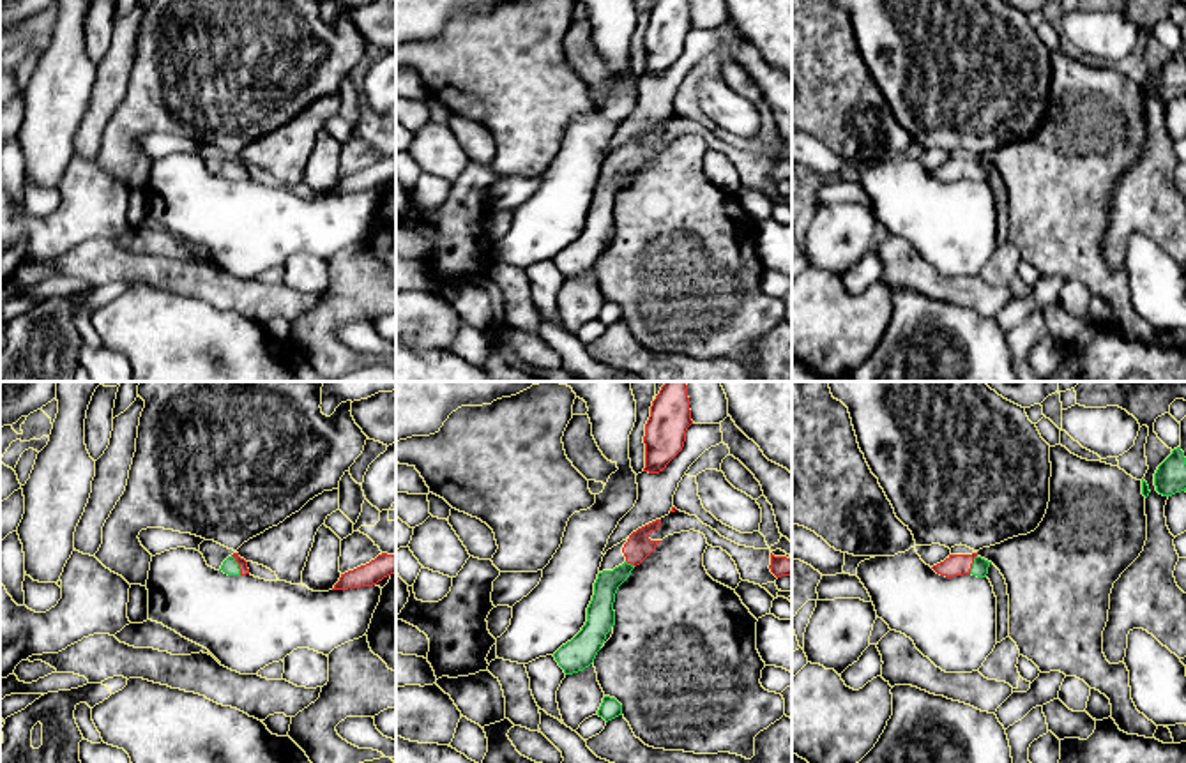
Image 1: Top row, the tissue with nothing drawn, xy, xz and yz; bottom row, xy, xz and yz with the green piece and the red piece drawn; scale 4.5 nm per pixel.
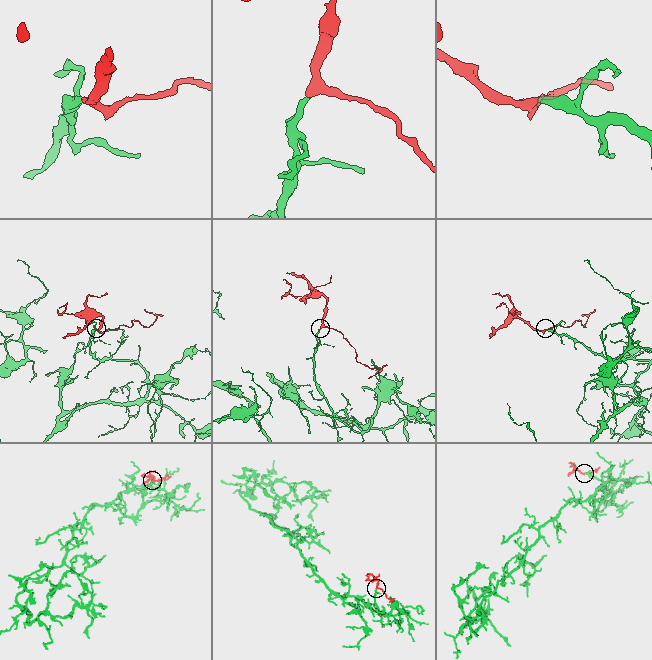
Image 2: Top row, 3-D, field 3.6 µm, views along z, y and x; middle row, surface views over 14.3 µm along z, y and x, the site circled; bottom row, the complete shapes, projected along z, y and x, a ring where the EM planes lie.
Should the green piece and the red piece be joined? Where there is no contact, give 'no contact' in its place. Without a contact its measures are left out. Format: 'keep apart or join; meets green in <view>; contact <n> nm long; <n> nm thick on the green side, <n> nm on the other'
join; meets green in xy; contact 100 nm long; 70 nm thick on the green side, 50 nm on the other

